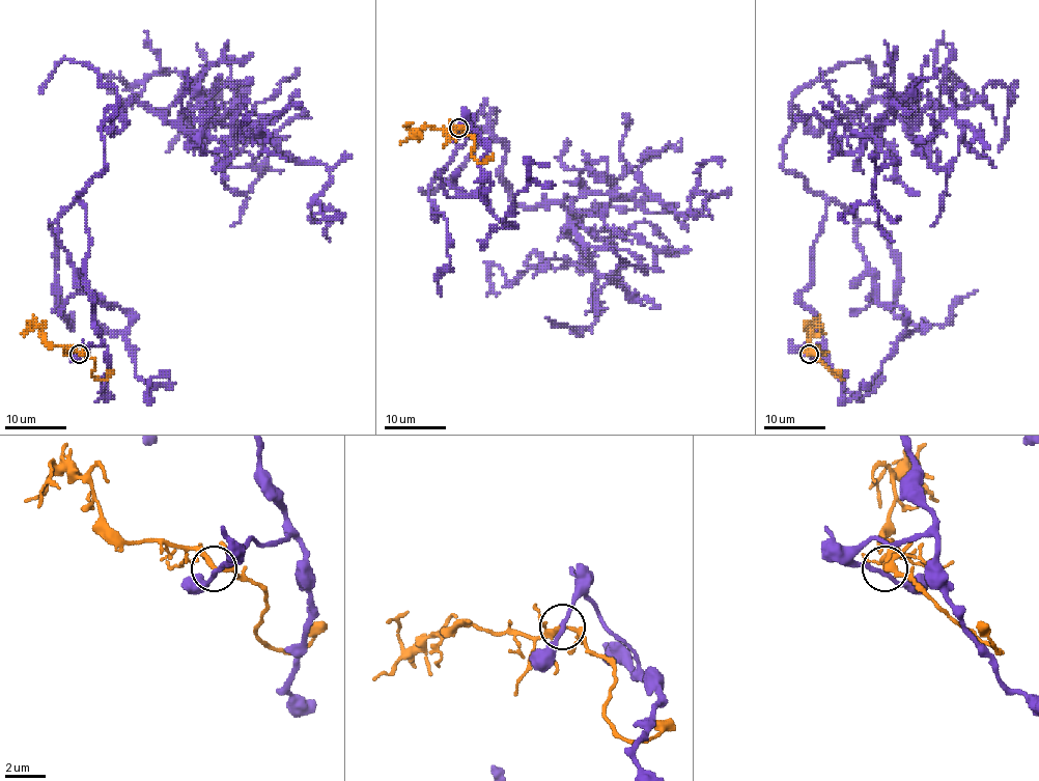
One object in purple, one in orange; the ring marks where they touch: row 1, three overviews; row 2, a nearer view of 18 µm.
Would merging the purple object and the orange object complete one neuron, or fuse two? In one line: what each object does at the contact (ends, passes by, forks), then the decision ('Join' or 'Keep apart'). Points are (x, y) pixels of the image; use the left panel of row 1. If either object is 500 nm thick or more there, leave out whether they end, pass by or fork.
At the ring purple passes by. At the ring orange forks. Keep apart

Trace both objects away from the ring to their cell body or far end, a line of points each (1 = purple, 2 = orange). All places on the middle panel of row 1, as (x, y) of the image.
1: (458, 127), (480, 142), (458, 133), (494, 110), (518, 203), (709, 212)
2: (458, 127), (452, 130), (430, 127), (411, 133), (409, 127), (404, 126)

